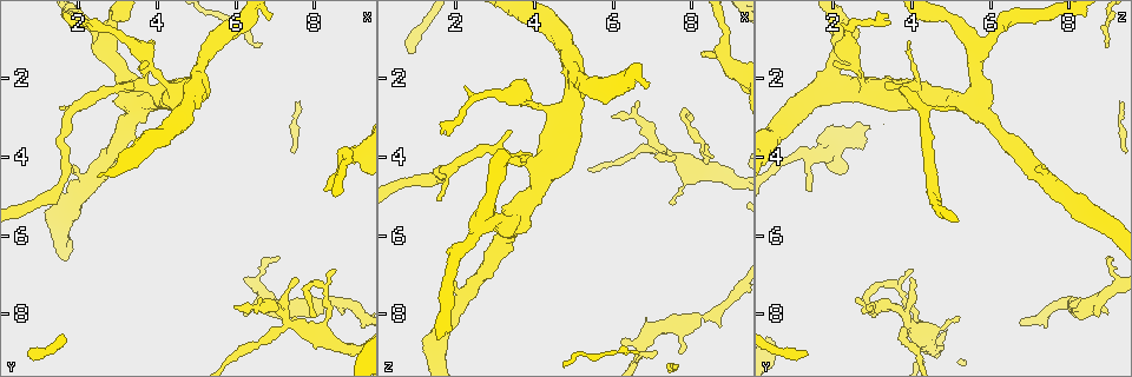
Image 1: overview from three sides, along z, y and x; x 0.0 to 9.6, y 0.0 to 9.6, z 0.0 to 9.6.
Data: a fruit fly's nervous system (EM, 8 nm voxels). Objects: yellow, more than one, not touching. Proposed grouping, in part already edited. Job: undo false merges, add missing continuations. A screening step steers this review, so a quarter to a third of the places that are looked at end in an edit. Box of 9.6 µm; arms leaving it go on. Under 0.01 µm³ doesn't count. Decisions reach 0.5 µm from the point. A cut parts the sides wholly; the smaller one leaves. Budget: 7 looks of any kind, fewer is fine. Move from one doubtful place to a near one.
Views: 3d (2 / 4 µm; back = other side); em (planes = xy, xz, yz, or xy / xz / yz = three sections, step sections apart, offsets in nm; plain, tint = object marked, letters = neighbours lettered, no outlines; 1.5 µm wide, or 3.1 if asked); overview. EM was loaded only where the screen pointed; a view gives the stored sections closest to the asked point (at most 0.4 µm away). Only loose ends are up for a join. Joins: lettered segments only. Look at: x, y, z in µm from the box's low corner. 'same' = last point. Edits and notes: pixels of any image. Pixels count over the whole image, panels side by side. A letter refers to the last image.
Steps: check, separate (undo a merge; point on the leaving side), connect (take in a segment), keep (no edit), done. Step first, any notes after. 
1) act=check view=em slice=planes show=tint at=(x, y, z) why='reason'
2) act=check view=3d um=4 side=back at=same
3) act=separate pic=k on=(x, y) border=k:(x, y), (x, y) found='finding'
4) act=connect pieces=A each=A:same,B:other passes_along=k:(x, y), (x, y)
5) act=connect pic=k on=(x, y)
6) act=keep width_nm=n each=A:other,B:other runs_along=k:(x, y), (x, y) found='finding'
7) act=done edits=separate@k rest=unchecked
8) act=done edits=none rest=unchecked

act=check view=em slice=planes show=letters at=(0.80, 9.05, 1.40)

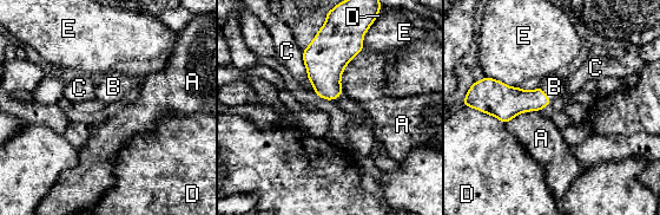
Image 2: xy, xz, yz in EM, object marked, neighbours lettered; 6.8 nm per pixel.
act=connect pieces=B width_nm=140 each=A:other,B:same,C:other,D:other,E:other passes_along=2:(510, 102), (546, 95), (554, 86) found='the neuron continues'

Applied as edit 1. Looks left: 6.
act=check view=overview why='redraw'

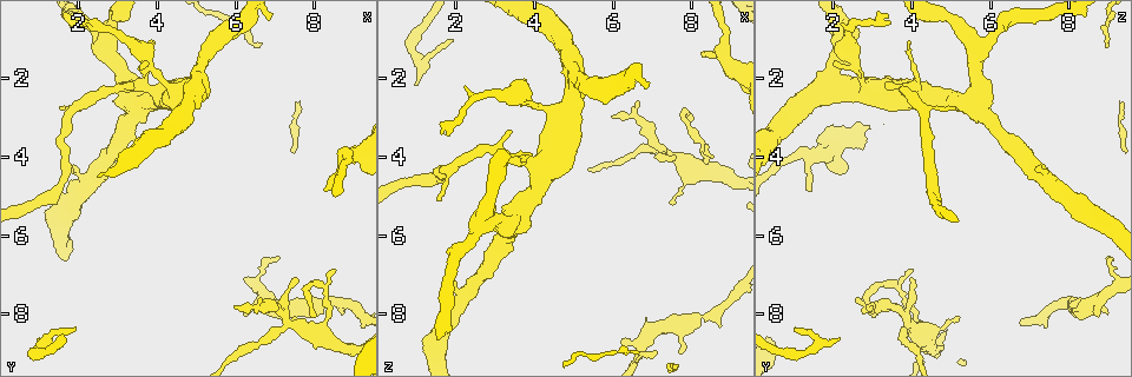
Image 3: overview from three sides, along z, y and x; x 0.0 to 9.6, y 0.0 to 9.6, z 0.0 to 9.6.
act=check view=em slice=yz step=8 show=tint at=(2.00, 4.25, 7.10) why='stops while still wide'

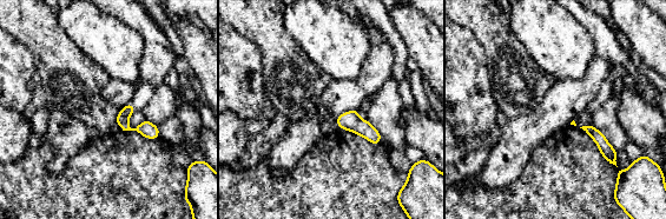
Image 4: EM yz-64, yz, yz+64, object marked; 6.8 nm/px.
act=check view=em slice=planes show=letters at=same why='cut it another way'

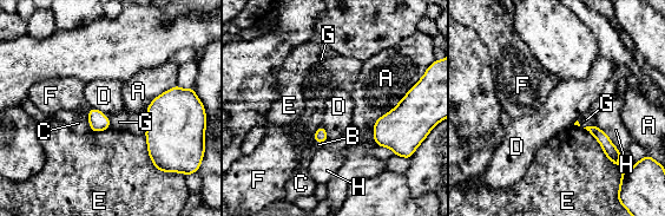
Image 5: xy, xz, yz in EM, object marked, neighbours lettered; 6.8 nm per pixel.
act=keep longest_contact=A:420nm each=A:other,B:other,C:other,D:other,E:other,F:other,G:other,H:other found='no lettered segment goes on from it'

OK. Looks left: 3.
act=check view=em slice=planes show=letters at=(6.25, 8.00, 8.65) why='an open end'

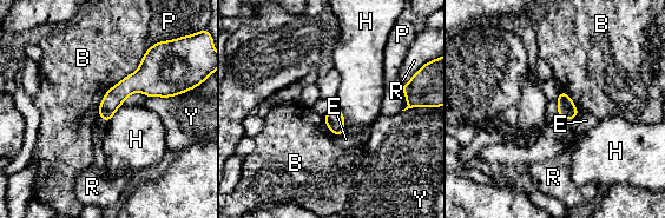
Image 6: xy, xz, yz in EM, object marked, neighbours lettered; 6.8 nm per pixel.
act=keep each=B:other,E:other,H:other,P:other,R:other,Y:other border=6:(335, 107), (341, 111), (346, 127) found='no lettered segment goes on from it'

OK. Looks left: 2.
act=done edits=connect@2 rest=unchecked

